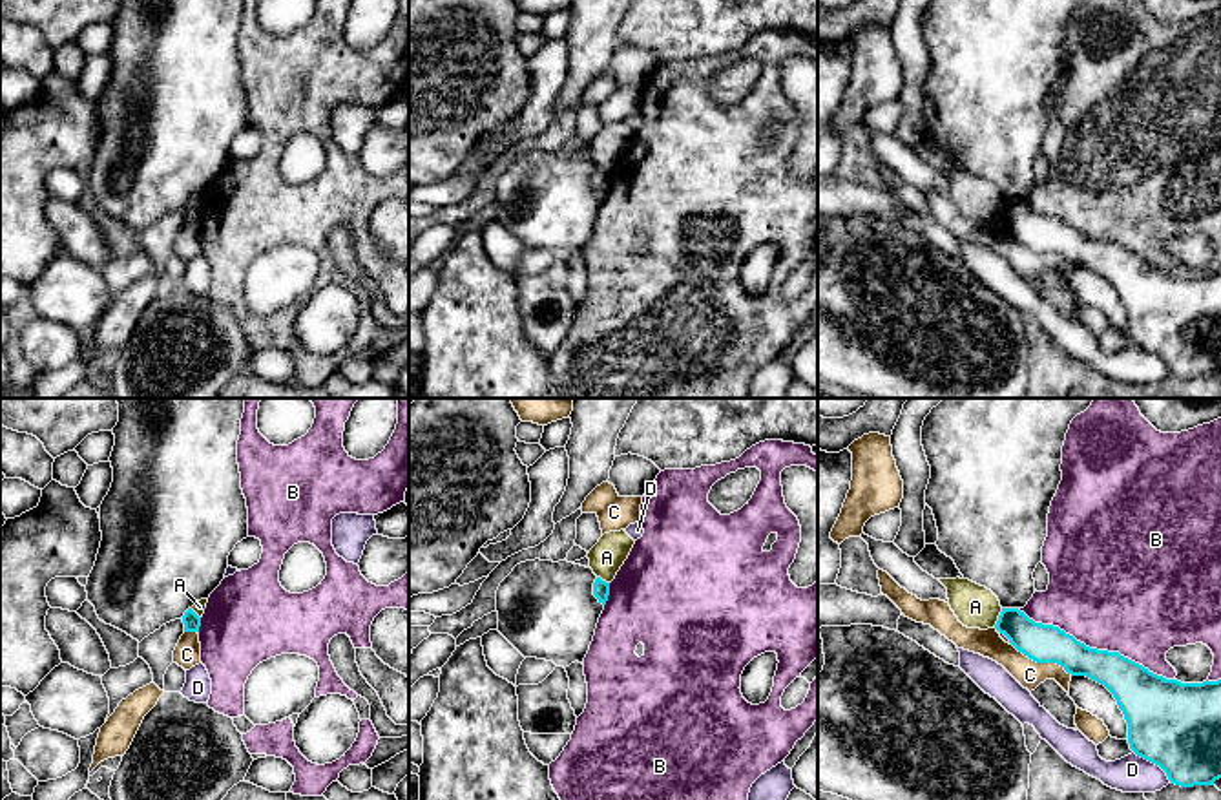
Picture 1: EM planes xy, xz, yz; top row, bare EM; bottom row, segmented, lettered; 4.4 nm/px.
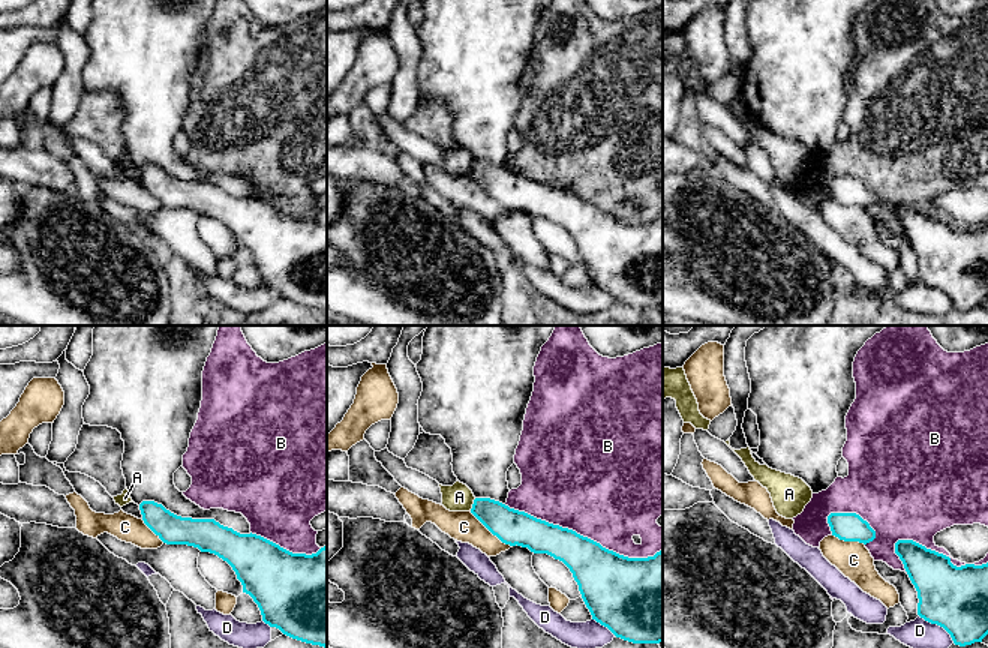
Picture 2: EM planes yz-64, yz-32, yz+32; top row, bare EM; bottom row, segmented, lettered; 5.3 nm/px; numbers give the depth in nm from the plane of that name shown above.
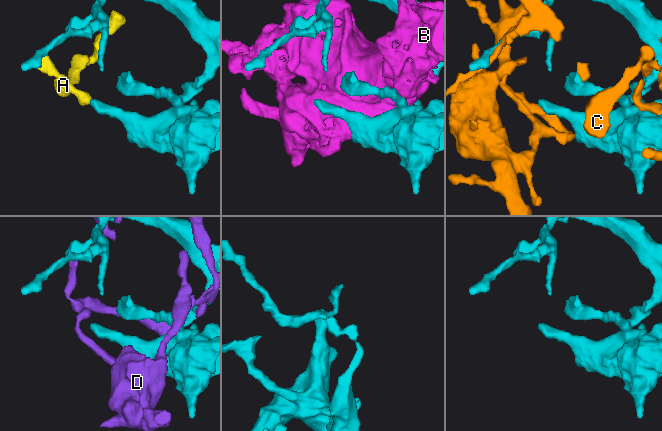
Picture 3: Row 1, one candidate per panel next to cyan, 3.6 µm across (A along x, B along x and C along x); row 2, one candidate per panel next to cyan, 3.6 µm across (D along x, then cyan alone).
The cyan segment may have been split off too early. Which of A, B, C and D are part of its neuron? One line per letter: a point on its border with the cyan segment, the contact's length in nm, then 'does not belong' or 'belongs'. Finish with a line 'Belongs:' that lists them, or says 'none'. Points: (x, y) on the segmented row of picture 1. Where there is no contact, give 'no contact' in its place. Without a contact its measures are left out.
A: contact yz (999, 618); length 100 nm; does not belong
B: contact yz (1095, 649); length 750 nm; does not belong
C: contact yz (1043, 662); length 300 nm; does not belong
D: contact yz (1154, 762); length 220 nm; does not belong
Belongs: none

